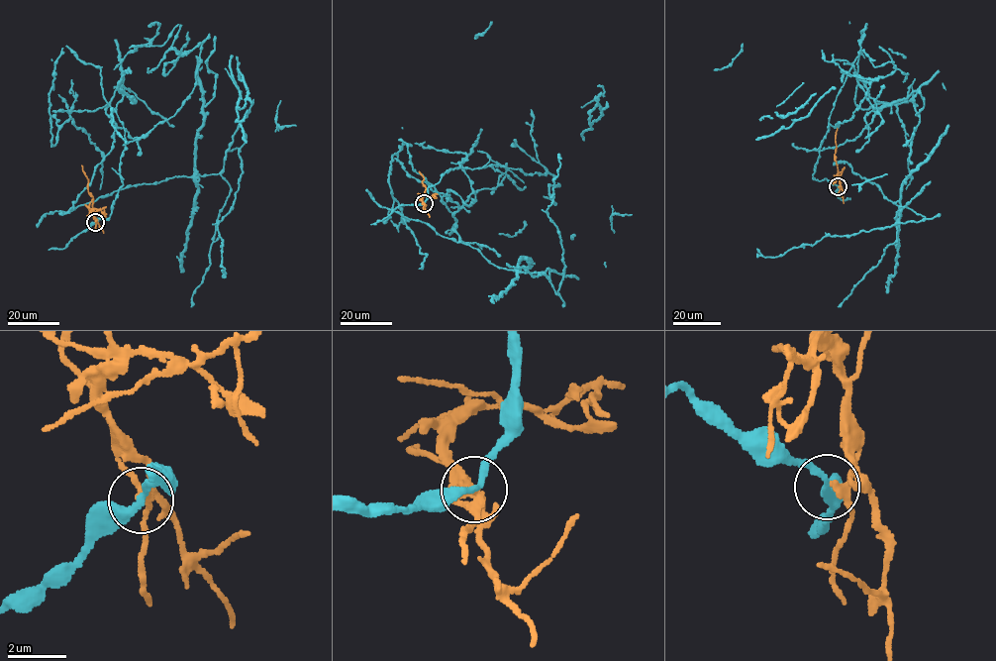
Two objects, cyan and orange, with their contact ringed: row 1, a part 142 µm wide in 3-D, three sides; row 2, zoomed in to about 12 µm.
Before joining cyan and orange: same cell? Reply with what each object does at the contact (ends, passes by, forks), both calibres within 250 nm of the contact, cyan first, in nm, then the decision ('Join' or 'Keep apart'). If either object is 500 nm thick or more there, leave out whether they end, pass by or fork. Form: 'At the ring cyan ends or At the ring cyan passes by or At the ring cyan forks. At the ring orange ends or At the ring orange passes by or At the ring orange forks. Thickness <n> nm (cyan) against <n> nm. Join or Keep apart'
At the ring cyan passes by. At the ring orange passes by. Thickness 240 nm (cyan) against 180 nm. Keep apart

